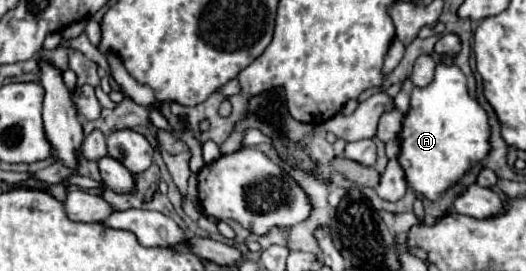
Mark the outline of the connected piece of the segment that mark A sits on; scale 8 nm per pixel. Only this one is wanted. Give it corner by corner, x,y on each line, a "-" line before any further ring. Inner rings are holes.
455,62
437,64
431,84
413,88
411,106
403,116
399,148
399,164
409,190
431,202
439,200
491,152
489,116
483,106
469,96
465,74

